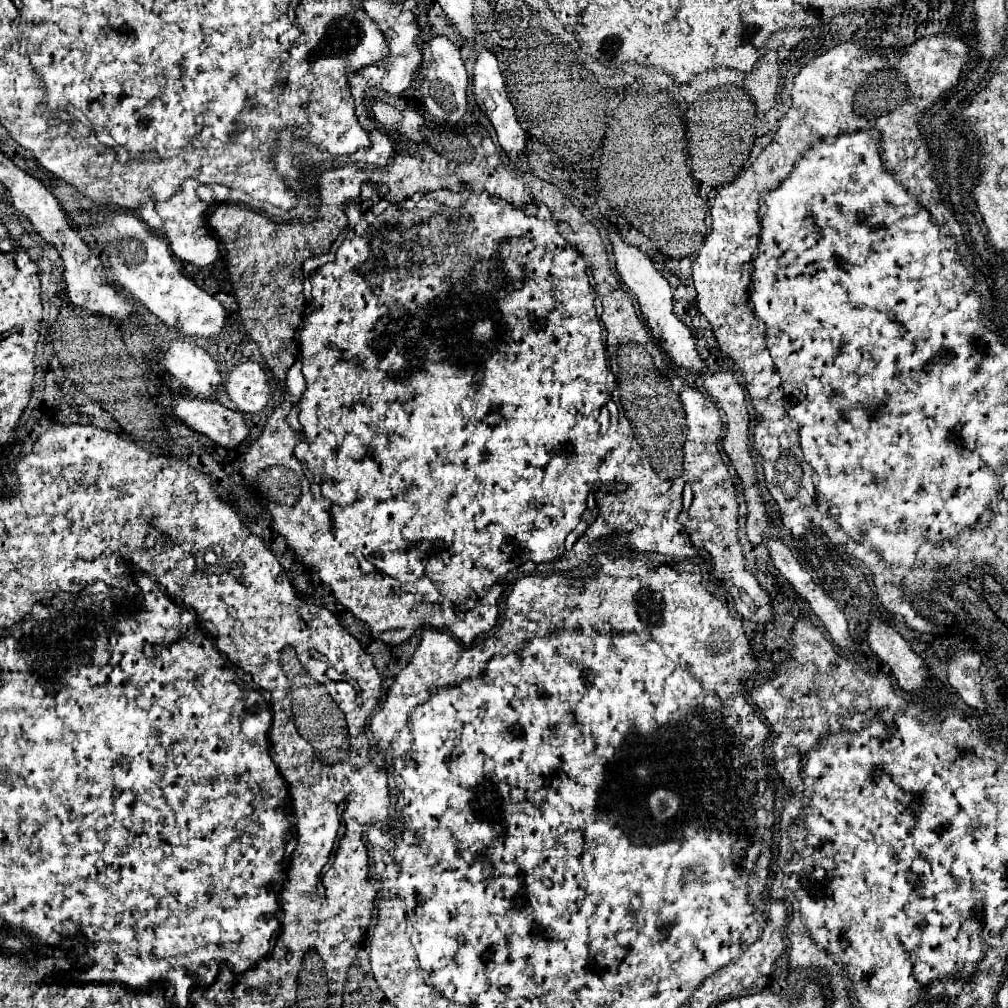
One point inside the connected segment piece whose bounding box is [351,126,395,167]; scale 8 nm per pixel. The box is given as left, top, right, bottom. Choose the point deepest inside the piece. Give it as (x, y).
(382, 146)

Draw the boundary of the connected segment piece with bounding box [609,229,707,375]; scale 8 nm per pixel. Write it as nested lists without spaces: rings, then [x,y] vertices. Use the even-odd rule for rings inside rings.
[[[609,229],[609,241],[613,245],[613,251],[615,251],[615,259],[617,259],[617,271],[623,279],[623,283],[635,293],[635,297],[639,299],[639,305],[641,305],[641,313],[653,333],[653,337],[659,341],[661,349],[667,353],[669,361],[675,365],[675,367],[683,367],[683,369],[689,369],[691,373],[699,375],[705,371],[705,363],[701,361],[697,349],[695,349],[695,341],[691,337],[691,331],[689,327],[675,317],[673,313],[673,301],[671,301],[671,289],[669,289],[669,283],[663,275],[659,275],[659,271],[653,267],[651,259],[641,253],[637,247],[631,247],[627,243],[623,243],[623,239],[619,237],[619,233],[615,229]]]

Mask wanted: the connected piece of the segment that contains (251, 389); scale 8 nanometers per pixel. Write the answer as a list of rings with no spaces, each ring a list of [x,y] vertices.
[[[241,363],[229,371],[225,391],[243,413],[259,413],[271,399],[271,375],[259,363]]]

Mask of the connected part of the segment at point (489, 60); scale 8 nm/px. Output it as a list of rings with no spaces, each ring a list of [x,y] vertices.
[[[481,49],[479,51],[479,57],[477,57],[477,63],[475,63],[475,69],[473,69],[473,93],[475,93],[475,99],[477,99],[477,105],[481,107],[481,111],[489,117],[489,121],[493,123],[495,131],[497,131],[497,137],[499,137],[499,145],[503,147],[503,151],[509,155],[511,161],[519,159],[525,155],[527,151],[527,137],[525,137],[525,131],[521,129],[517,117],[515,117],[515,109],[513,105],[509,103],[507,99],[507,91],[505,91],[505,83],[503,83],[503,77],[501,77],[501,71],[497,67],[497,59],[493,53],[489,53],[487,49]]]

